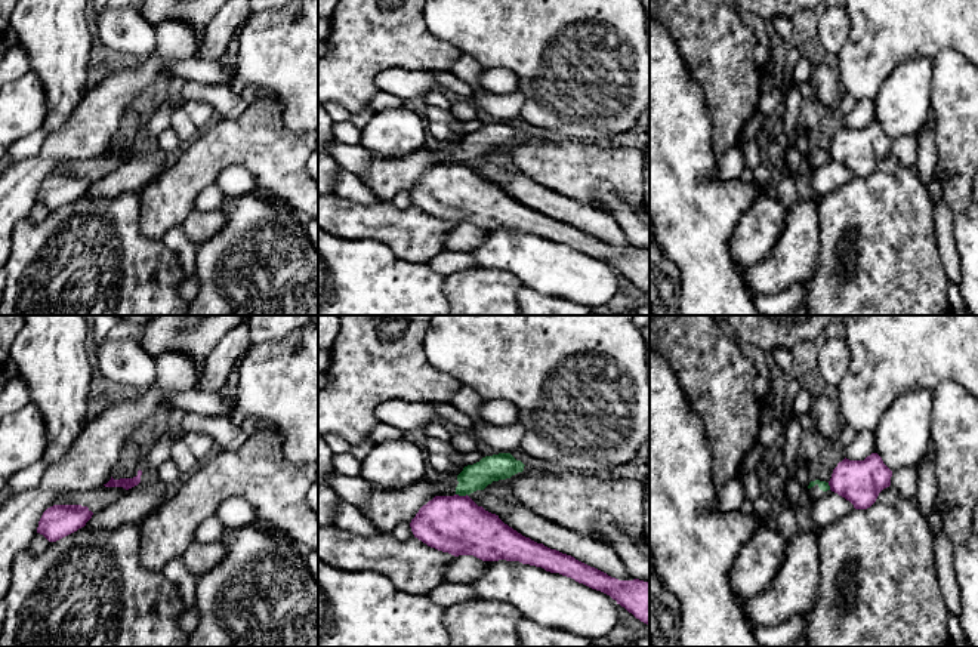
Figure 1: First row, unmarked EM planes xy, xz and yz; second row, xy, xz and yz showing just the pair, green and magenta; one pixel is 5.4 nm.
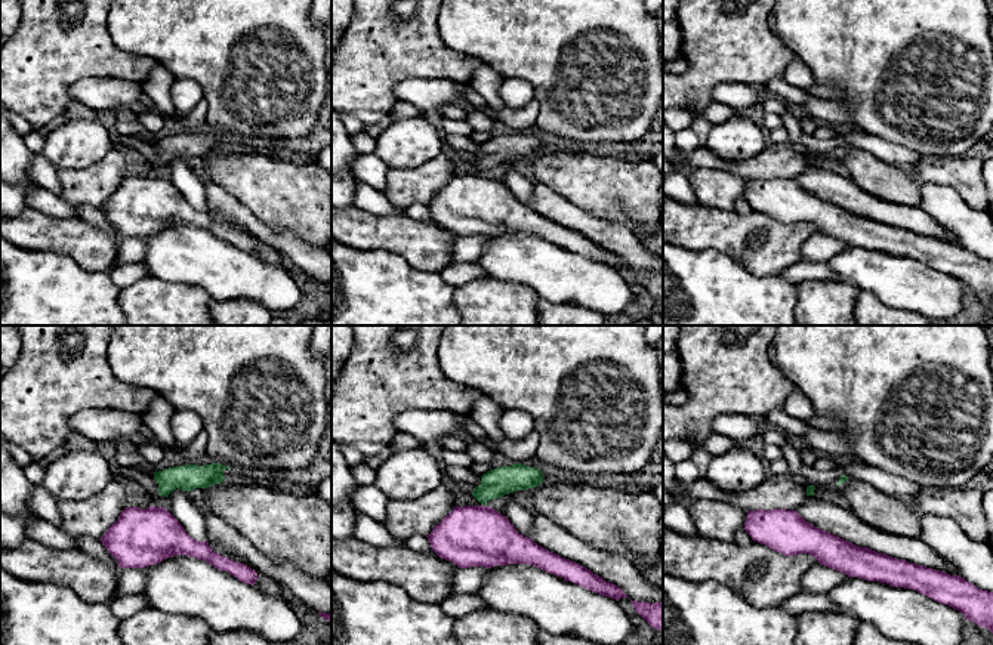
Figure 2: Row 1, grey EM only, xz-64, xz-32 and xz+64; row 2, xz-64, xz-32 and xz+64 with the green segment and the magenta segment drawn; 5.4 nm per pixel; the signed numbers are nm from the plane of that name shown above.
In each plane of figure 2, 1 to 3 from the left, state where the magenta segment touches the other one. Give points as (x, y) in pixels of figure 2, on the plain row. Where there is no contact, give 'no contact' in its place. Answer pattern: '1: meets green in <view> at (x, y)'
1: no contact
2: no contact
3: no contact

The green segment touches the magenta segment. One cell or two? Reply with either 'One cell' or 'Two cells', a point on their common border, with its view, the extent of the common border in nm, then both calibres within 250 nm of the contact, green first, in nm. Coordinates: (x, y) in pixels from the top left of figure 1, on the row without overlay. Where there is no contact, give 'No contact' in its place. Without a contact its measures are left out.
Two cells. Touches green at xz (462, 163). Shared border 70 nm. Thickness 140 nm (green) against 320 nm

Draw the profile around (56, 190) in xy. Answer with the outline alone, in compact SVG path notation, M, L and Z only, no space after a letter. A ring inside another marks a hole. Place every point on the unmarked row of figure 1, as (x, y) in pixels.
M53 173L47 176L37 195L49 210L56 210L84 195L93 181L81 173Z

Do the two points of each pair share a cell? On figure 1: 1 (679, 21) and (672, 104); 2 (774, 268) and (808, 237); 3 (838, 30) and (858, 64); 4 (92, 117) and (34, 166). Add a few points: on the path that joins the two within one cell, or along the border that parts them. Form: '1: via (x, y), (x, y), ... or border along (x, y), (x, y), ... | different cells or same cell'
1: border along (665, 25), (693, 77) | different cells
2: via (783, 262), (799, 246) | same cell
3: border along (848, 15), (850, 37), (832, 58) | different cells
4: via (77, 132), (49, 157) | same cell

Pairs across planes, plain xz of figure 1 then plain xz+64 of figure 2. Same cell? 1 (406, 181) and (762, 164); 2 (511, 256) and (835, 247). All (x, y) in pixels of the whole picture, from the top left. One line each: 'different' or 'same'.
1: different
2: different

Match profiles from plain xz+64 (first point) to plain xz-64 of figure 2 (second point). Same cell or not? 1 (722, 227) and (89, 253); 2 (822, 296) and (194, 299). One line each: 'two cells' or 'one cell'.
1: one cell
2: one cell

